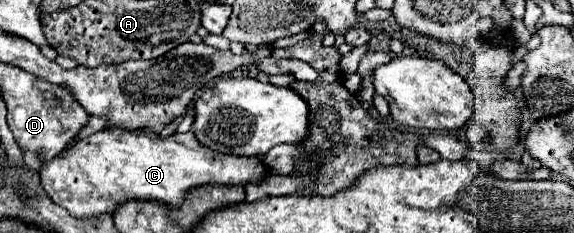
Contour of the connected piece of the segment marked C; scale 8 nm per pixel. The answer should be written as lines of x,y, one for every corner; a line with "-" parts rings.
106,127
84,139
74,139
62,155
42,161
38,173
46,195
74,217
112,213
128,199
154,199
178,207
188,189
198,185
246,185
262,183
266,177
266,169
258,159
214,153
198,143
192,131
158,137
148,129
122,131
120,127

